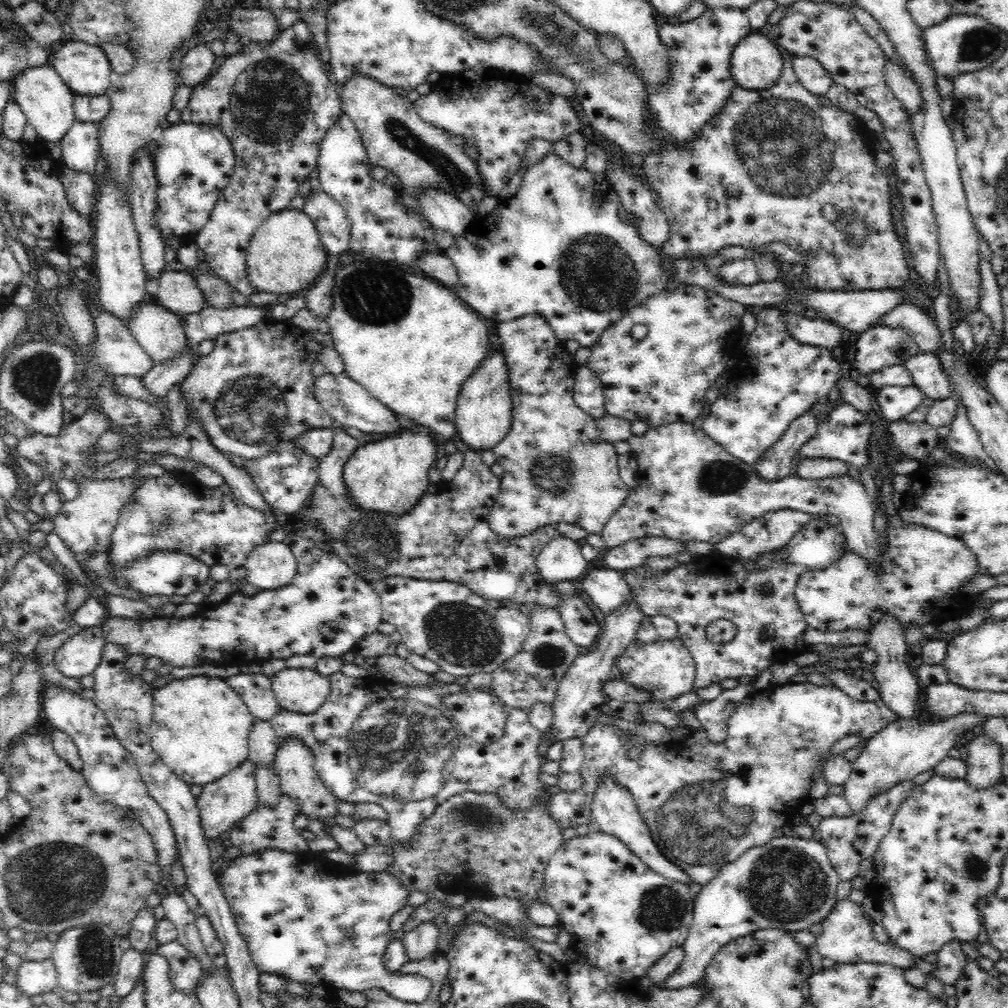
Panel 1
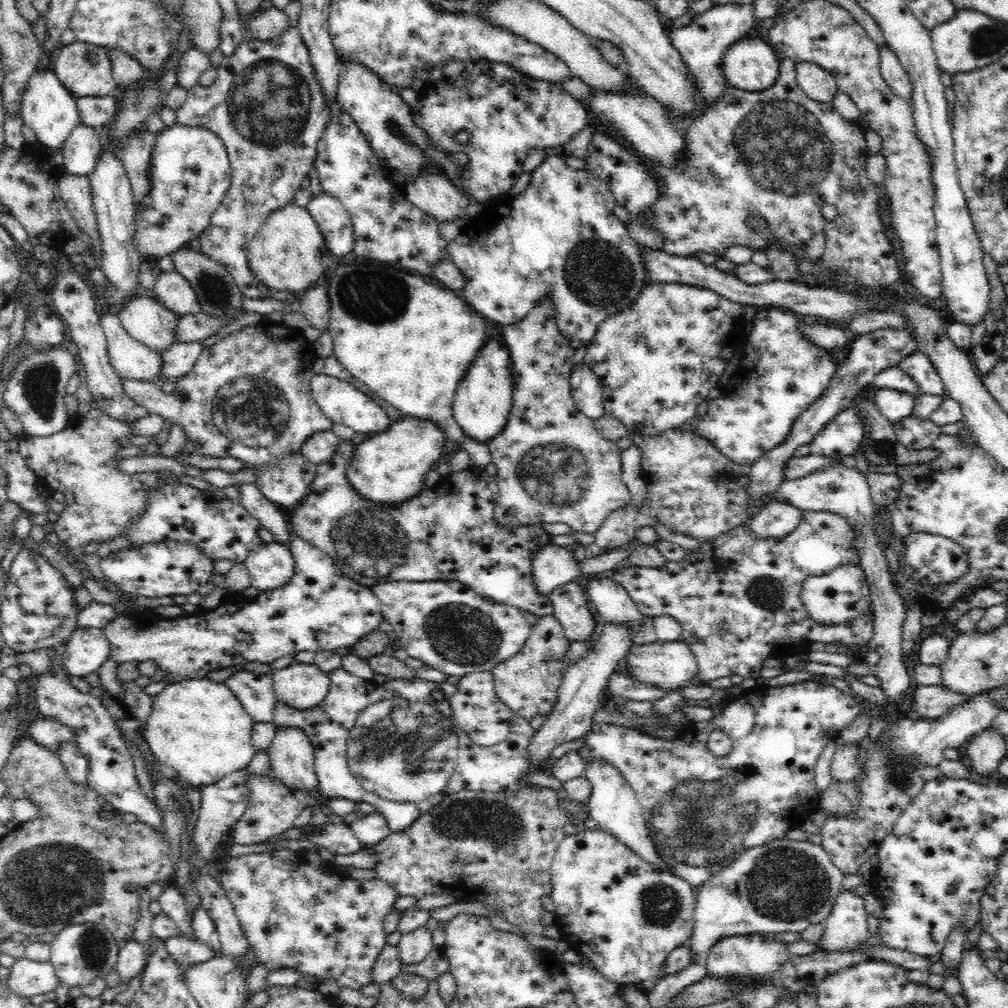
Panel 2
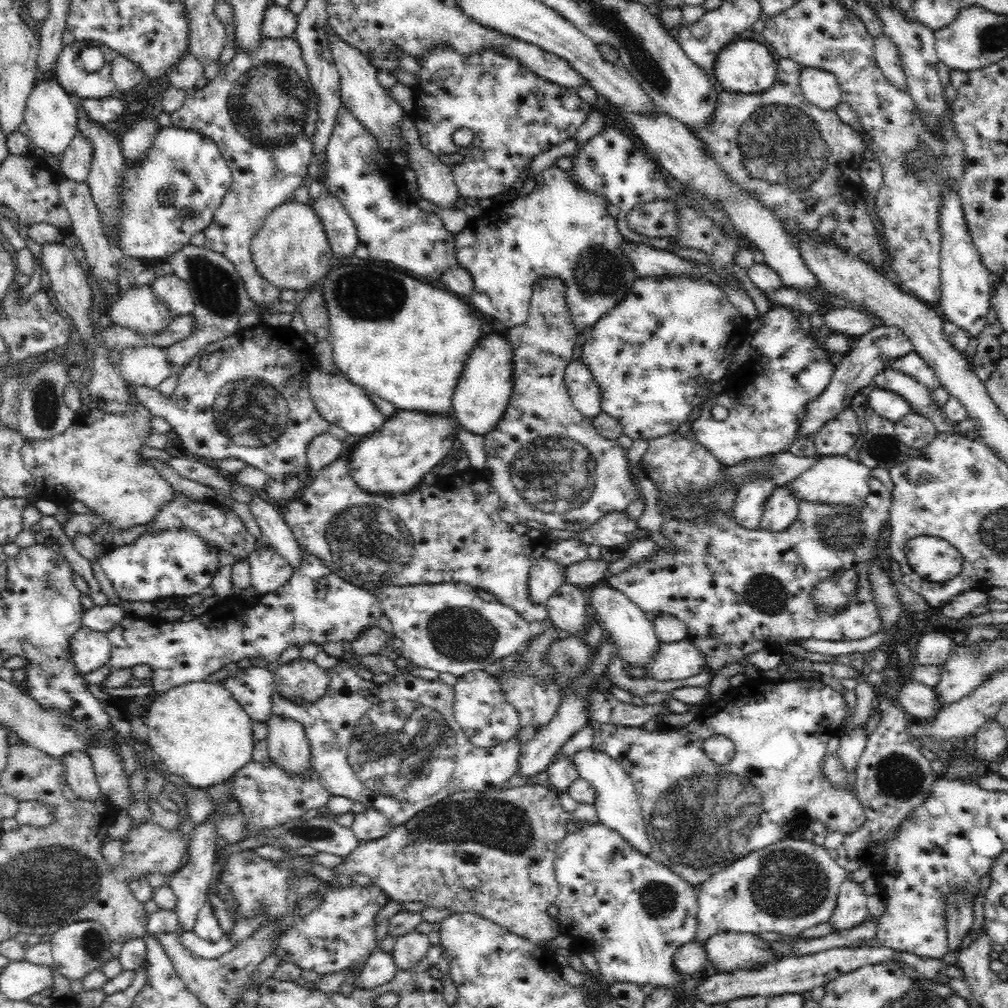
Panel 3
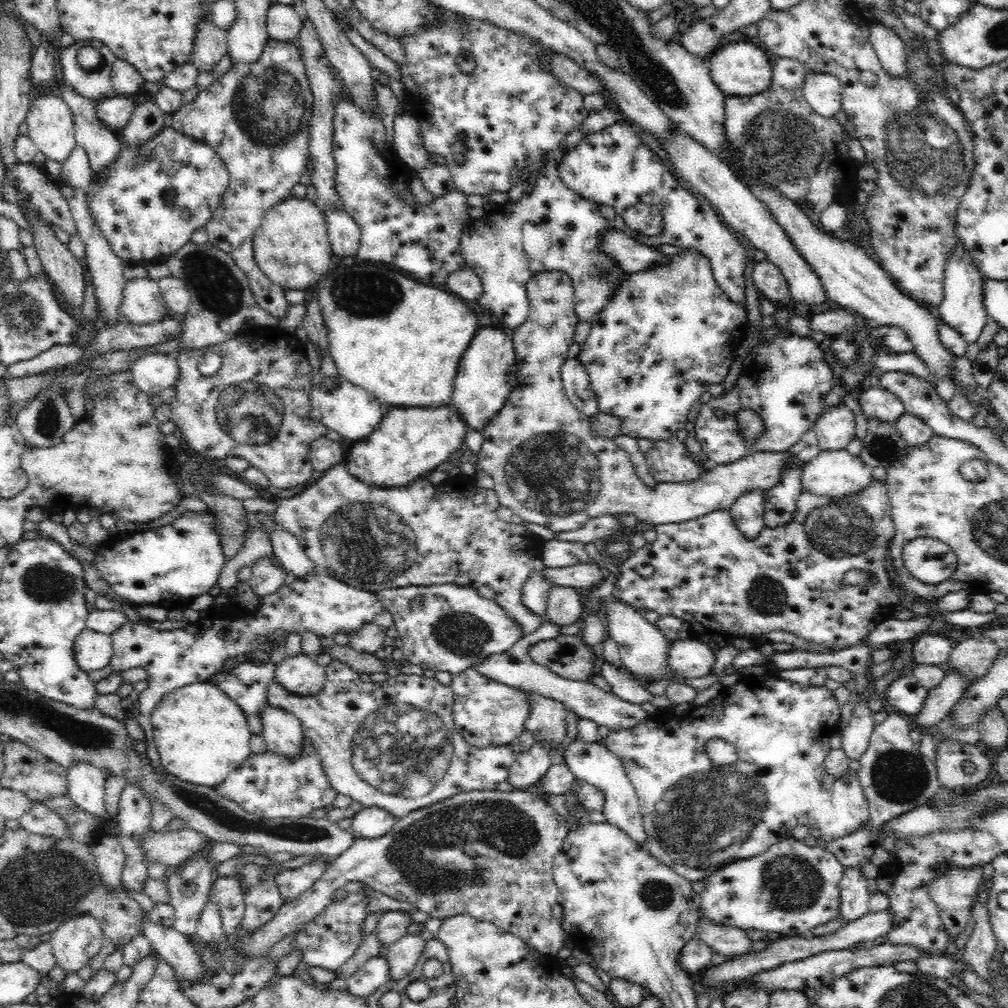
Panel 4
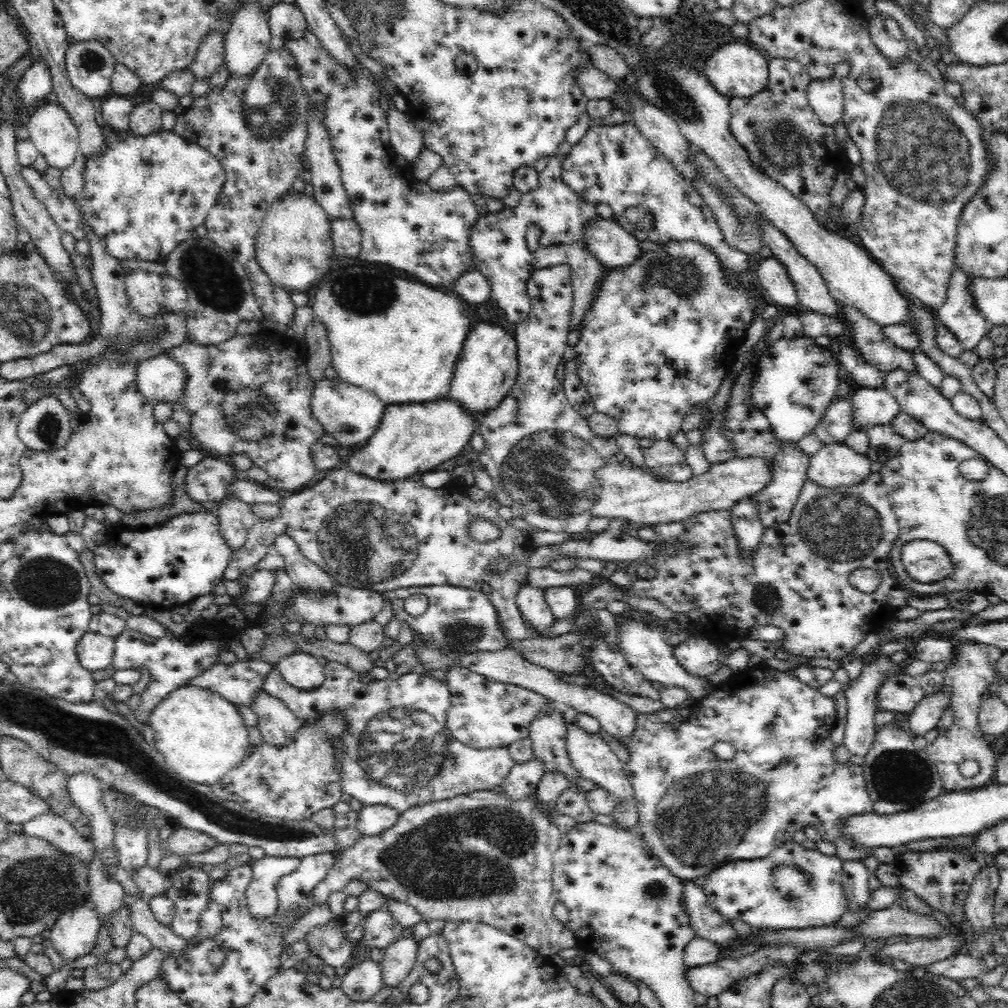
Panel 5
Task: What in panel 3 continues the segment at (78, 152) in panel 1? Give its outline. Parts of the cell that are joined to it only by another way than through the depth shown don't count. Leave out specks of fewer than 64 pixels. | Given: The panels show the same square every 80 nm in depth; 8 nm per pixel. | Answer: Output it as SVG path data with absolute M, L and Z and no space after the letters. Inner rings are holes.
M76 134L64 151L59 166L62 178L72 182L87 183L91 171L92 143Z

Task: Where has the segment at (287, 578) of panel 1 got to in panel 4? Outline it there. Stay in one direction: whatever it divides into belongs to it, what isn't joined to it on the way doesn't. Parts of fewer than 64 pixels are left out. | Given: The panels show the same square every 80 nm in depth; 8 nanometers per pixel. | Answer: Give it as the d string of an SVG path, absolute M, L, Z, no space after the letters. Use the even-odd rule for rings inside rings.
M268 556L254 562L251 569L252 576L247 582L259 600L276 592L285 583L285 570L274 567Z

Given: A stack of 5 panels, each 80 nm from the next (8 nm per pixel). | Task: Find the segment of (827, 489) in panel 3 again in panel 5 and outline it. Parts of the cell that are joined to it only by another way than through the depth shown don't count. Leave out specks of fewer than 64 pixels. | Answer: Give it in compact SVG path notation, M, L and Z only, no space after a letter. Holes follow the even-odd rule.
M844 442L824 444L810 456L807 479L832 488L854 486L870 474L871 461Z

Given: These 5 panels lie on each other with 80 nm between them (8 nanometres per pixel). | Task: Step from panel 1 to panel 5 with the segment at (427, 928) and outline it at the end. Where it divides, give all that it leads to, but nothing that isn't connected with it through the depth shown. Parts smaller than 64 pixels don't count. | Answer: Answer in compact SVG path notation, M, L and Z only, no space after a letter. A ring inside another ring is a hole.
M401 937L383 949L383 961L379 964L382 986L398 986L408 976L416 960L416 948L413 938Z

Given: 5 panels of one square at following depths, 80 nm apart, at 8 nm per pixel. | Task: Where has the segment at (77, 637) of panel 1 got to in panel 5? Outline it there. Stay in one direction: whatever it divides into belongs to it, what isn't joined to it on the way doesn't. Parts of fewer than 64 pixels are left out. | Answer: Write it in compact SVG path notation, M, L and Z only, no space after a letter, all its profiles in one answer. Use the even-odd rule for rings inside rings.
M88 631L80 639L77 655L80 664L90 673L111 666L114 658L115 638Z

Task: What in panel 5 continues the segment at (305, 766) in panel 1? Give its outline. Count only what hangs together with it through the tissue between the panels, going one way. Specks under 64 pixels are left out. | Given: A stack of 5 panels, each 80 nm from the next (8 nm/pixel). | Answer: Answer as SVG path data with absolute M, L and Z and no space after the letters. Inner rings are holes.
M261 689L251 700L249 708L256 714L256 728L264 742L276 747L284 747L293 742L301 722L280 699L270 697Z

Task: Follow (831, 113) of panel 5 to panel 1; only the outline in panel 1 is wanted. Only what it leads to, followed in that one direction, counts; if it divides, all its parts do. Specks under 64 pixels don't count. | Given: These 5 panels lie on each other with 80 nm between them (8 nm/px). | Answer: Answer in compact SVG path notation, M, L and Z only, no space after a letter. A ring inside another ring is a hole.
M792 57L796 78L816 97L826 98L827 92L834 84L827 70L813 58Z

